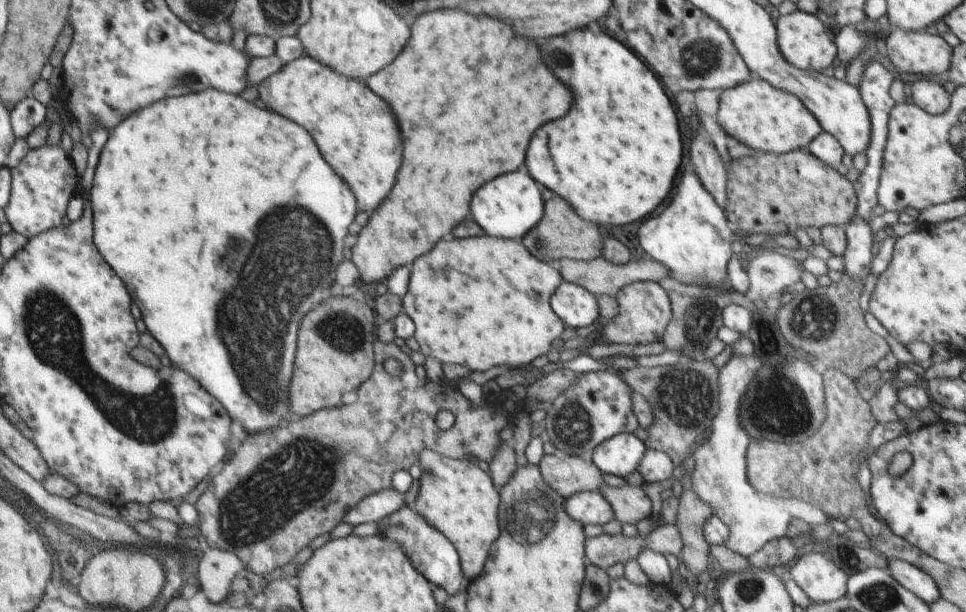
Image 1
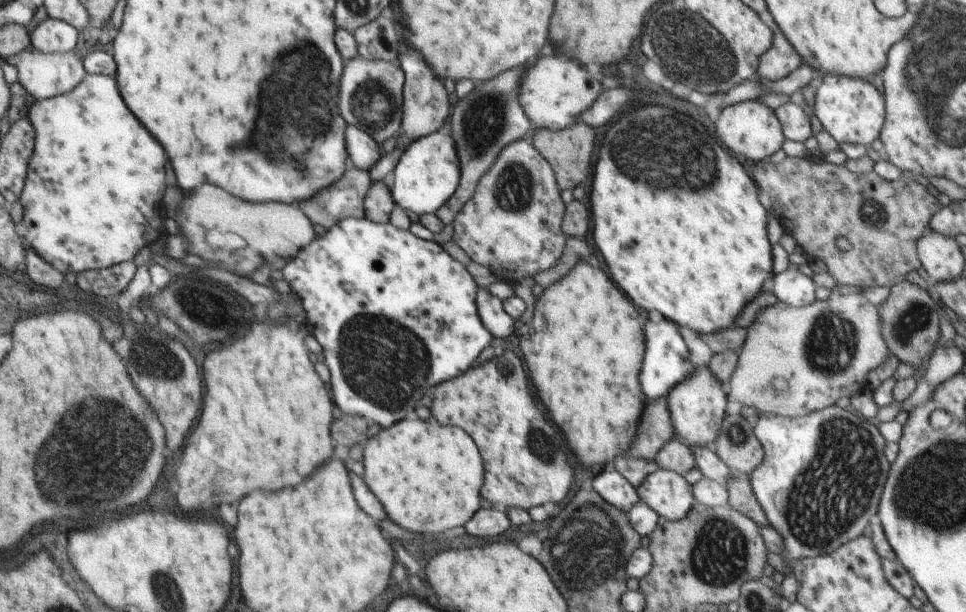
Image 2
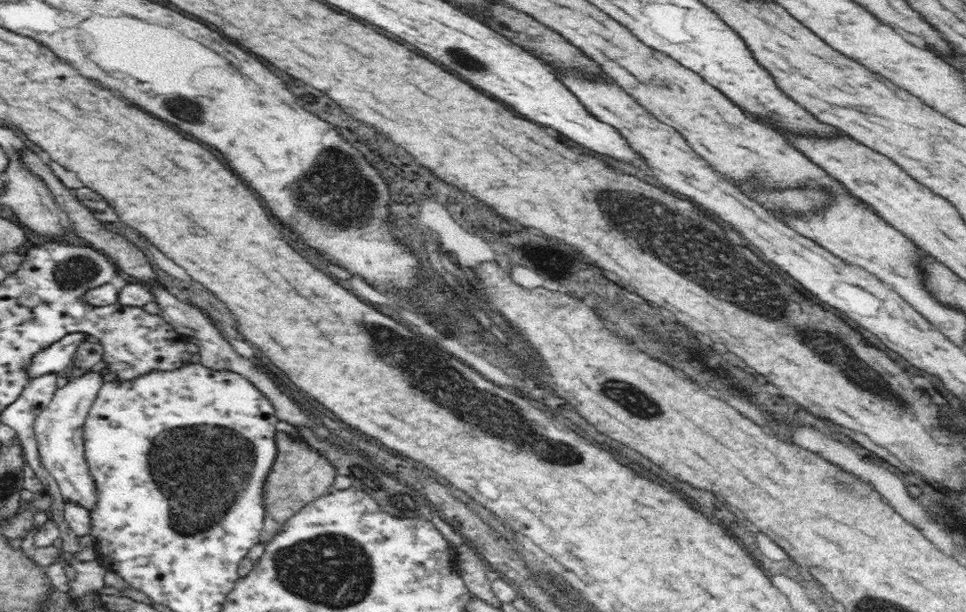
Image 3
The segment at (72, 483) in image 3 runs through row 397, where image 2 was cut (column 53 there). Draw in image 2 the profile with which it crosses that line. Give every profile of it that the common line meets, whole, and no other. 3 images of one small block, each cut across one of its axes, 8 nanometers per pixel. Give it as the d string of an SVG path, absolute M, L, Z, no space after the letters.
M30 46L26 51L21 54L14 55L12 57L4 58L7 59L9 64L14 64L18 70L18 90L24 93L29 93L35 99L43 100L48 98L53 98L56 96L61 96L62 94L72 93L82 82L86 76L85 66L73 52L68 52L65 54L61 53L44 53L36 51L32 46Z

